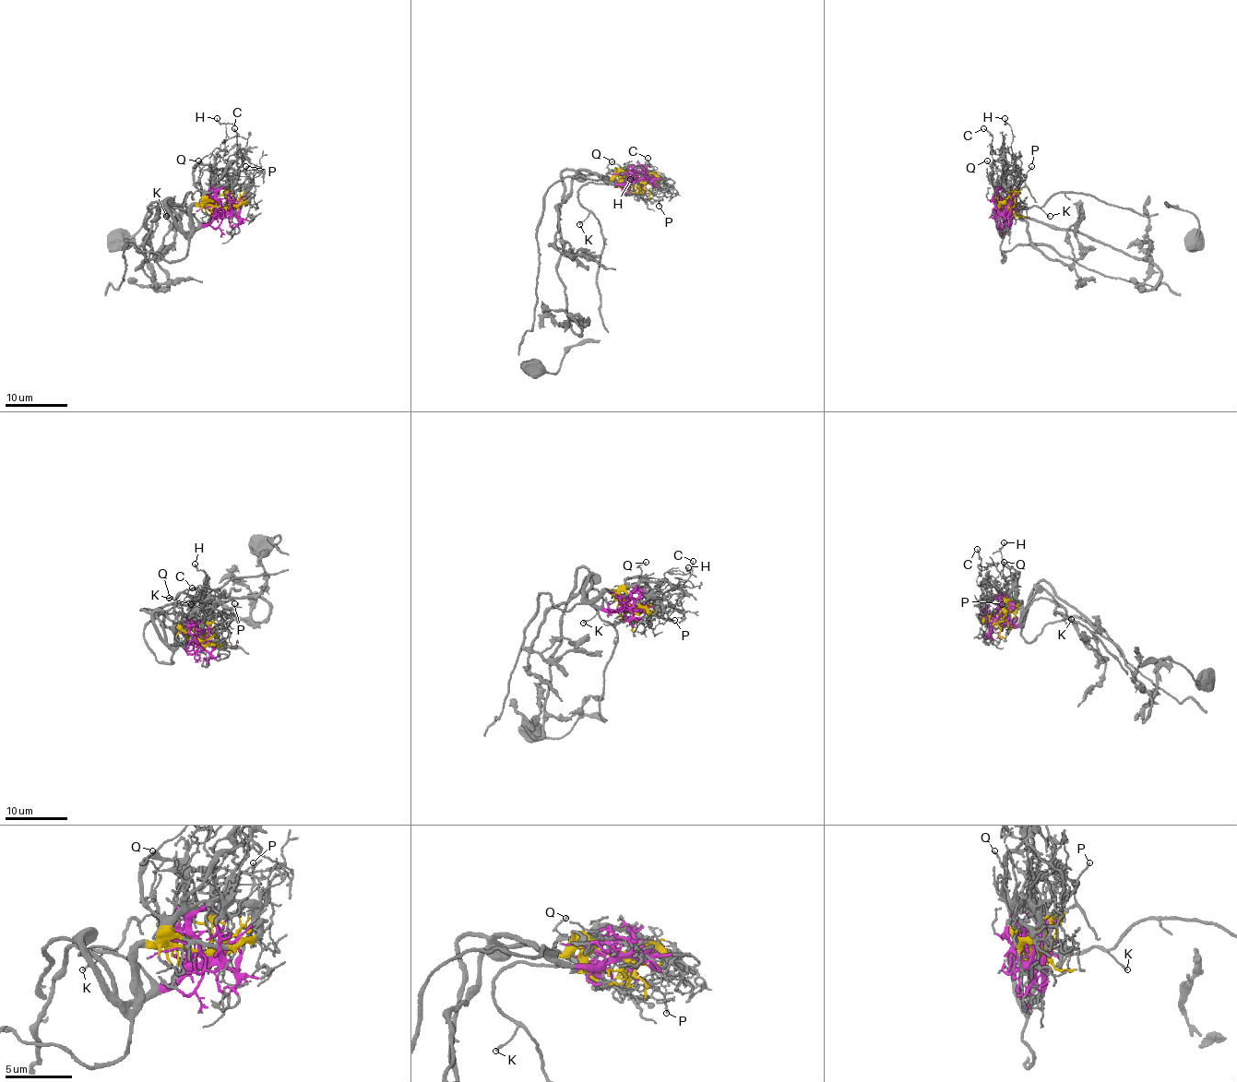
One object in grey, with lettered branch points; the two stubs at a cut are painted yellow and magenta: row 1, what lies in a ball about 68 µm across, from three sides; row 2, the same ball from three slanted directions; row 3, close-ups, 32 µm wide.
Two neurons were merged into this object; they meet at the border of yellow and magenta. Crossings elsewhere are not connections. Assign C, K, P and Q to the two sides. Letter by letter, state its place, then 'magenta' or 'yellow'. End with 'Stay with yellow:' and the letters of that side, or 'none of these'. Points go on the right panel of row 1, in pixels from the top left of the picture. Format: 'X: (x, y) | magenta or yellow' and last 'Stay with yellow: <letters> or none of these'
C: (983, 128) | magenta
K: (1050, 216) | magenta
P: (1031, 166) | yellow
Q: (987, 160) | magenta
Stay with yellow: P

